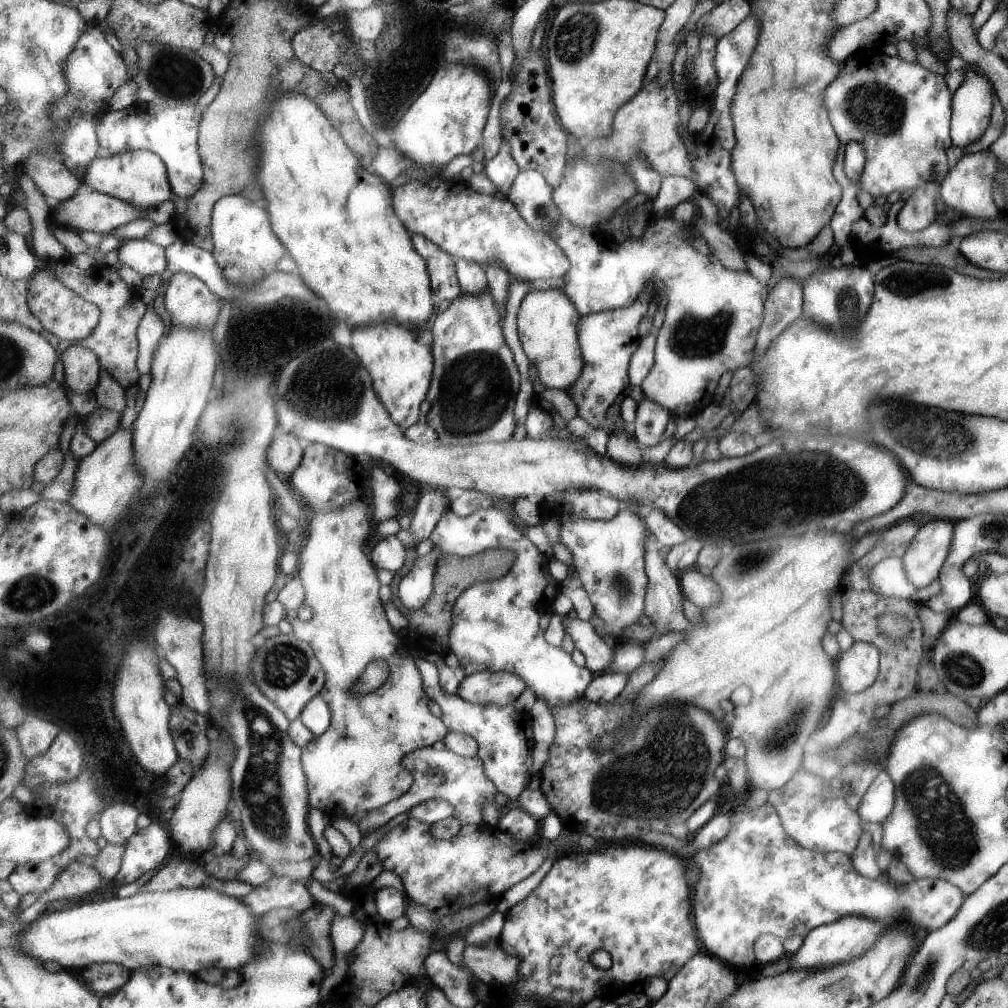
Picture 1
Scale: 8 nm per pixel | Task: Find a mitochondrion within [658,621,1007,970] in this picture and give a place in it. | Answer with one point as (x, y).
(944, 828)

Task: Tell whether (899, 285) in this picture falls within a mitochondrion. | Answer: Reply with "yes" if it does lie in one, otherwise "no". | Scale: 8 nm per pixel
yes

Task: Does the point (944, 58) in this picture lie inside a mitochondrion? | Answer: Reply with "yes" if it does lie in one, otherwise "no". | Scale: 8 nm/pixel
no

